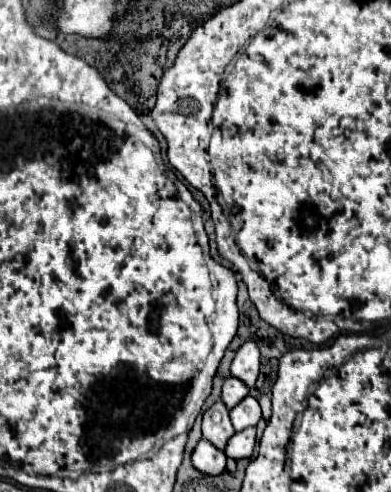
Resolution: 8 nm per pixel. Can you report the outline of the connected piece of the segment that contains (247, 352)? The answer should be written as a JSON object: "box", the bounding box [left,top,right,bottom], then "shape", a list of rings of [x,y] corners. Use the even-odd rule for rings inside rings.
{"box":[232,338,260,386],"shape":[[[248,338],[236,352],[232,360],[232,376],[246,382],[246,386],[254,386],[260,374],[260,350],[254,338]]]}

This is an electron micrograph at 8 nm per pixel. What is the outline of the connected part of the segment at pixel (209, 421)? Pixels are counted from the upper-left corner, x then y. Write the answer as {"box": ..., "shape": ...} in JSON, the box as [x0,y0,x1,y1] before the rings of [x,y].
{"box":[202,400,234,450],"shape":[[[222,400],[214,402],[206,412],[204,412],[204,420],[202,420],[202,434],[206,440],[214,442],[216,448],[224,450],[226,440],[234,434],[232,422],[228,418],[228,408]]]}

